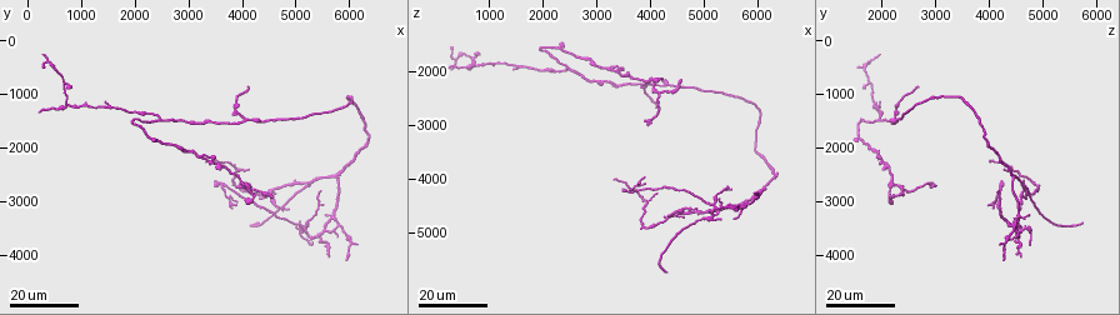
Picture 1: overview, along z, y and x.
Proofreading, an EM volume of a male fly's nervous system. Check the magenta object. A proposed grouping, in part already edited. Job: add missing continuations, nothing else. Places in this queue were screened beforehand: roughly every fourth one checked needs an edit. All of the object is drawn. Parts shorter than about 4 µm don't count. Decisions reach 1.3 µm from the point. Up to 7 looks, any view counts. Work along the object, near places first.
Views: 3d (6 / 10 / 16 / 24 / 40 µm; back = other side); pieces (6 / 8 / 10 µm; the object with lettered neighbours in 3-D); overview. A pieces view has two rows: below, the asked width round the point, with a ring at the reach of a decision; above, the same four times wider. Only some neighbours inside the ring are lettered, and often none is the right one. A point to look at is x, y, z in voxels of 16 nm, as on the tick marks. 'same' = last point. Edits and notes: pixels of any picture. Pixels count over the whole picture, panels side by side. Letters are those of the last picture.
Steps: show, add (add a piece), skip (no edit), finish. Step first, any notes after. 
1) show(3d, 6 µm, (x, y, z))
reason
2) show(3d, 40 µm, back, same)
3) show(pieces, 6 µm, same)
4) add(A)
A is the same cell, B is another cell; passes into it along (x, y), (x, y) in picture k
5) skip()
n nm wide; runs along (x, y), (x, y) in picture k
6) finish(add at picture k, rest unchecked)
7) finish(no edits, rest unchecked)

show(3d, 16 µm, (4650, 2800, 4700))
an open end

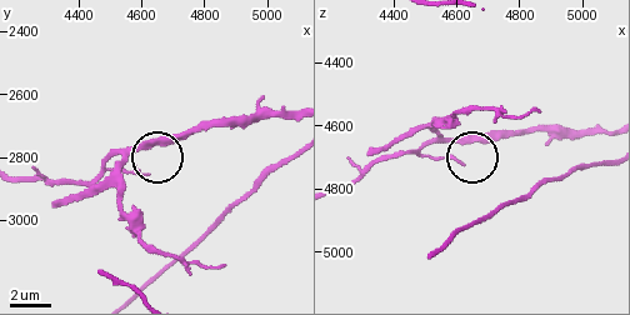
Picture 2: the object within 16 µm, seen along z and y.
show(pieces, 8 µm, (4610, 2850, 4710))

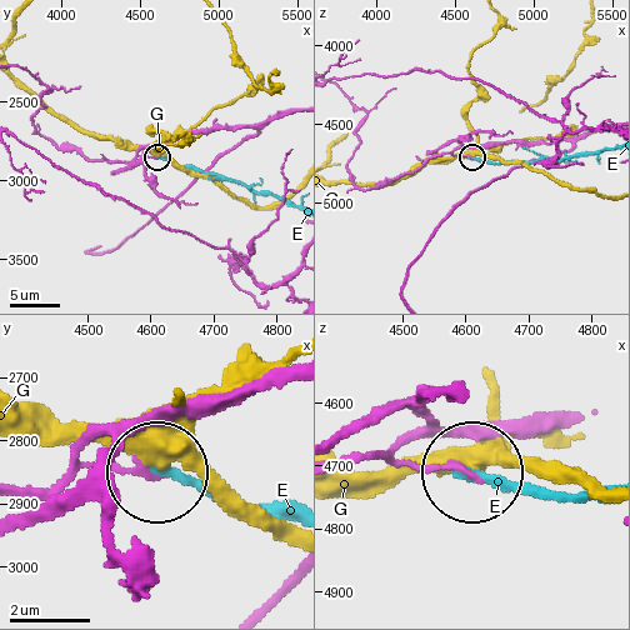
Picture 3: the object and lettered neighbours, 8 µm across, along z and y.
skip()
E and G are other cells; runs along (580, 135), (546, 144), (503, 141), (455, 149), (473, 156) in picture 3; no lettered piece goes on from it

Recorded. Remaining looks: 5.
show(3d, 16 µm, (4300, 3450, 5750))
thin end

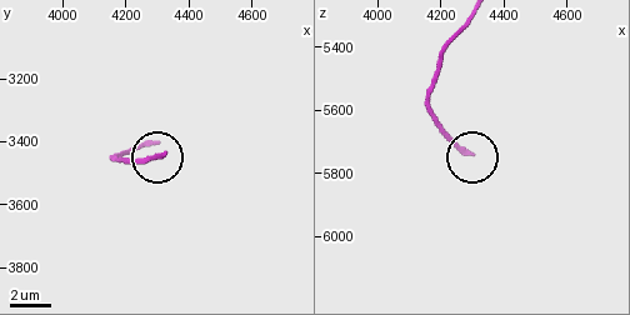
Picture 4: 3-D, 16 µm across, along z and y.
show(3d, 6 µm, (4300, 3410, 5740))

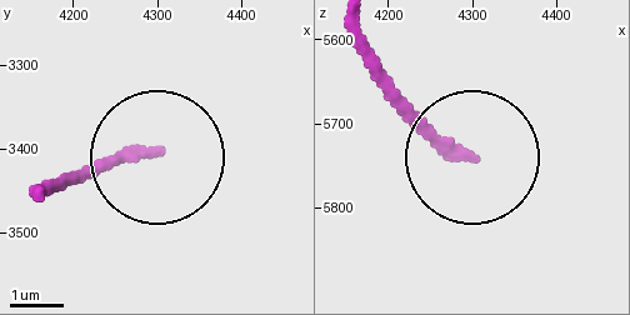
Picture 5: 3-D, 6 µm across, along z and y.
show(pieces, 6 µm, (4300, 3410, 5740))

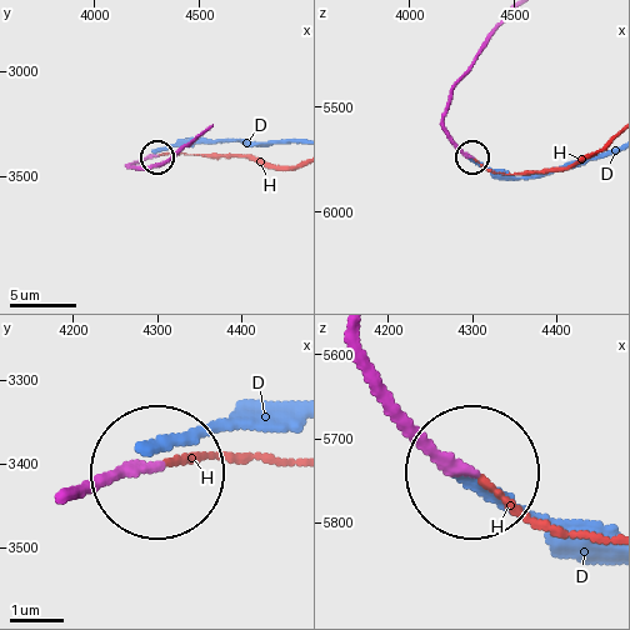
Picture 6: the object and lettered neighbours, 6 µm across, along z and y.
add(H)
H is the same cell, D is another cell; passes into it along (444, 126), (478, 161), (515, 175), (559, 171), (609, 145) in picture 6; it goes on there

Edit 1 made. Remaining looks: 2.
show(3d, 16 µm, (6150, 3750, 4150))
tapers out

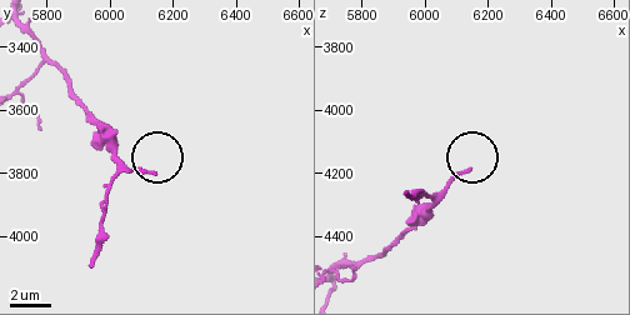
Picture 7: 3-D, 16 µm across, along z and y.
show(pieces, 8 µm, (6150, 3800, 4200))

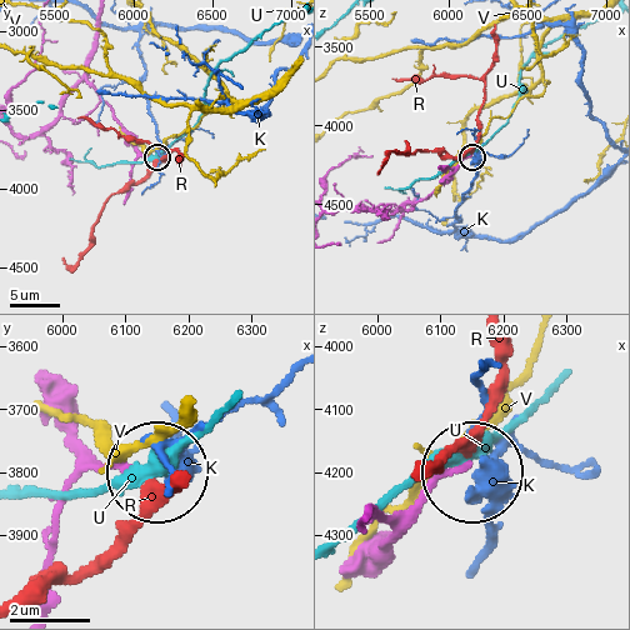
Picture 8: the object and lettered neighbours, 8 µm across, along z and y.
skip()
K, R, U and V are other cells; runs along (345, 575), (433, 489), (470, 468) in picture 8; none of them fits

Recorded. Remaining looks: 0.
finish(add at picture 6, rest unchecked)

